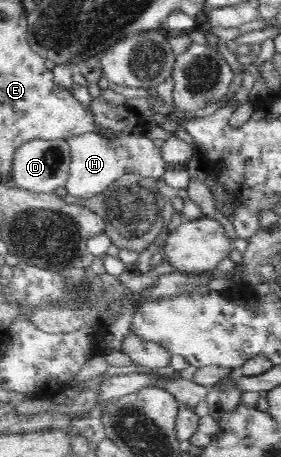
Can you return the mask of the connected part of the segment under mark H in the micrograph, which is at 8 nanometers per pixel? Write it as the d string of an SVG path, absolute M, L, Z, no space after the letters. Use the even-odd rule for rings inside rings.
M102 97L92 100L91 112L94 114L94 125L100 132L76 134L67 141L71 163L65 188L71 198L90 200L125 175L136 174L156 180L163 178L166 163L162 159L161 149L146 137L147 125L144 121L128 110L127 106L115 106ZM105 133L116 138L107 138Z

